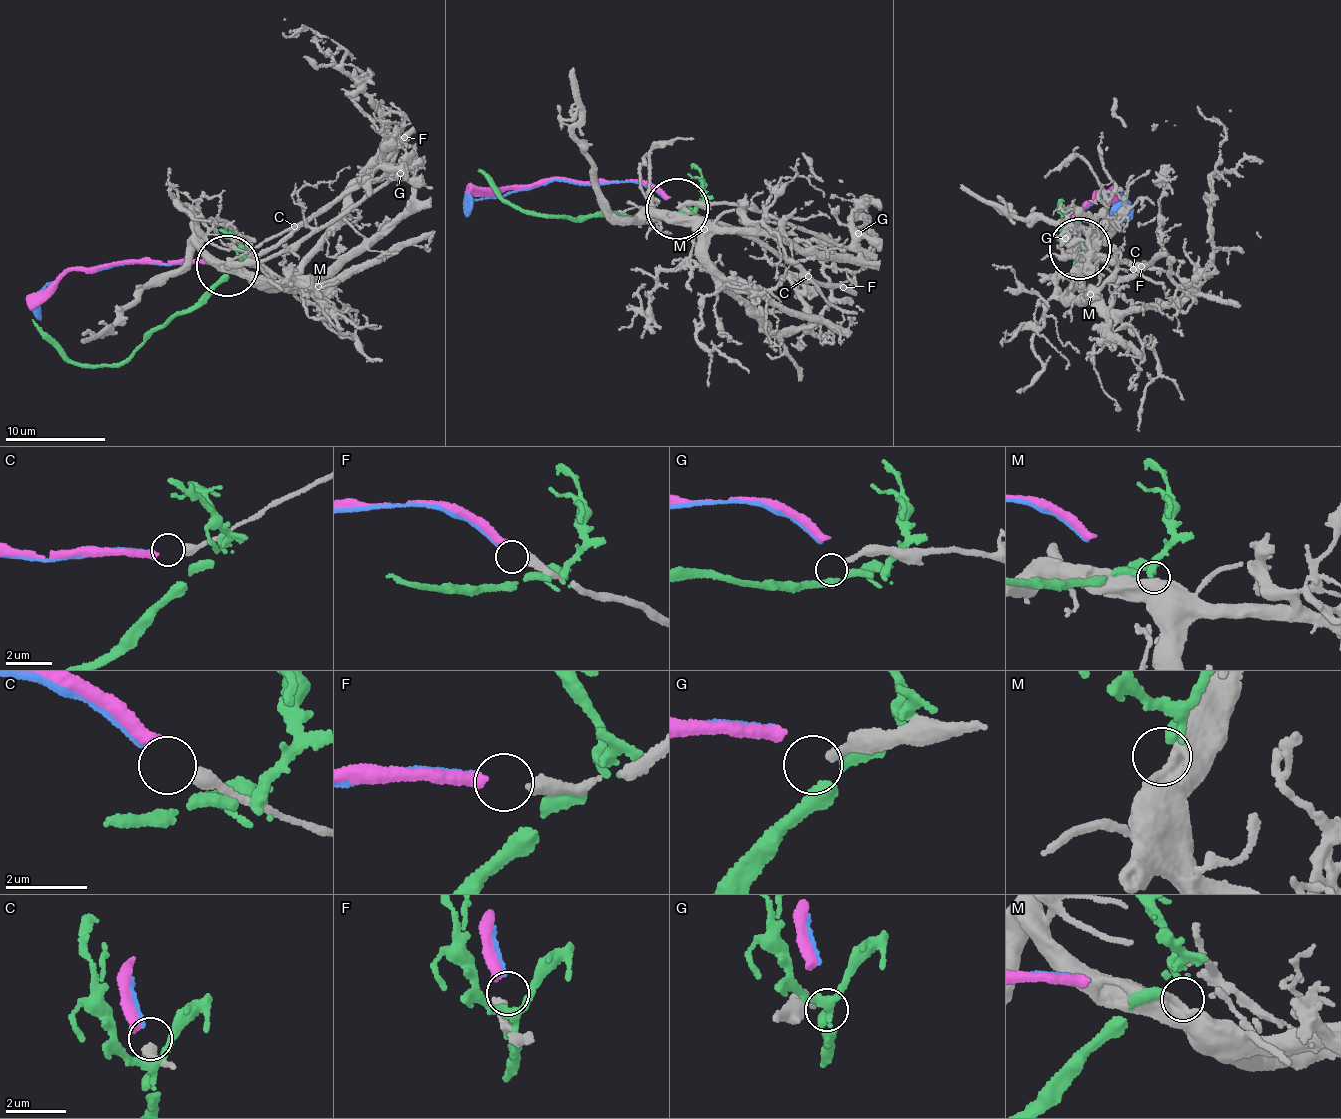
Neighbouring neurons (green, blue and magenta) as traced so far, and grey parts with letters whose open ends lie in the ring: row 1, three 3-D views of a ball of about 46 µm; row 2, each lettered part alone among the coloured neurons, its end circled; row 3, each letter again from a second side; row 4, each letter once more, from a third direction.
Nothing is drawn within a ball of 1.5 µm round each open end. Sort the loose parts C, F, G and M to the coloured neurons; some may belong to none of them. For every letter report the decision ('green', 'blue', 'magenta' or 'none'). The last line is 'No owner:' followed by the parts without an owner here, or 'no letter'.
C: blue
F: magenta
G: none
M: green
No owner: G

